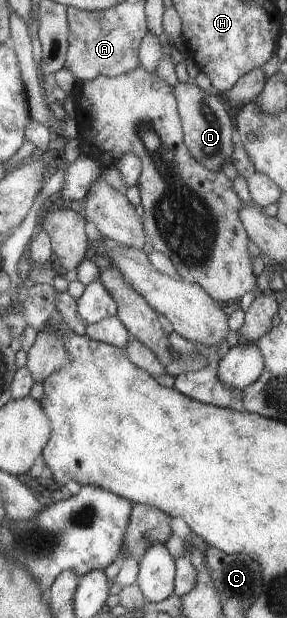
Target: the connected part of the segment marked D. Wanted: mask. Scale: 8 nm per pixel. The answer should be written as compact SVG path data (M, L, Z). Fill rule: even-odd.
M177 81L173 89L175 100L178 102L178 114L182 122L185 145L200 165L207 170L218 172L223 162L231 162L232 153L232 125L224 105L214 95L206 95L205 91L193 83L183 84Z

